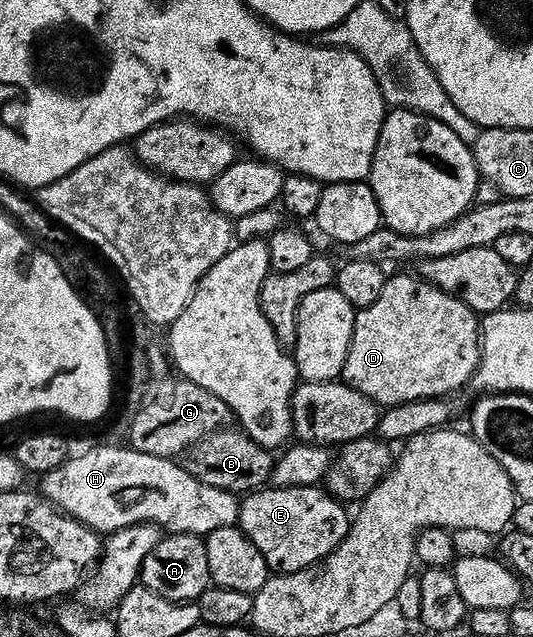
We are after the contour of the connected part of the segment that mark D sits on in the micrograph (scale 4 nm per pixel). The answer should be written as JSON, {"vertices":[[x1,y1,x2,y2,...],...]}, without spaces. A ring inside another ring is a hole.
{"vertices":[[394,274,383,289,383,297,366,311,357,311,355,333,345,366,344,382,385,409,420,399,453,397,456,391,472,384,473,375,481,363,483,327,477,312,454,295,448,295,426,279,413,275]]}

